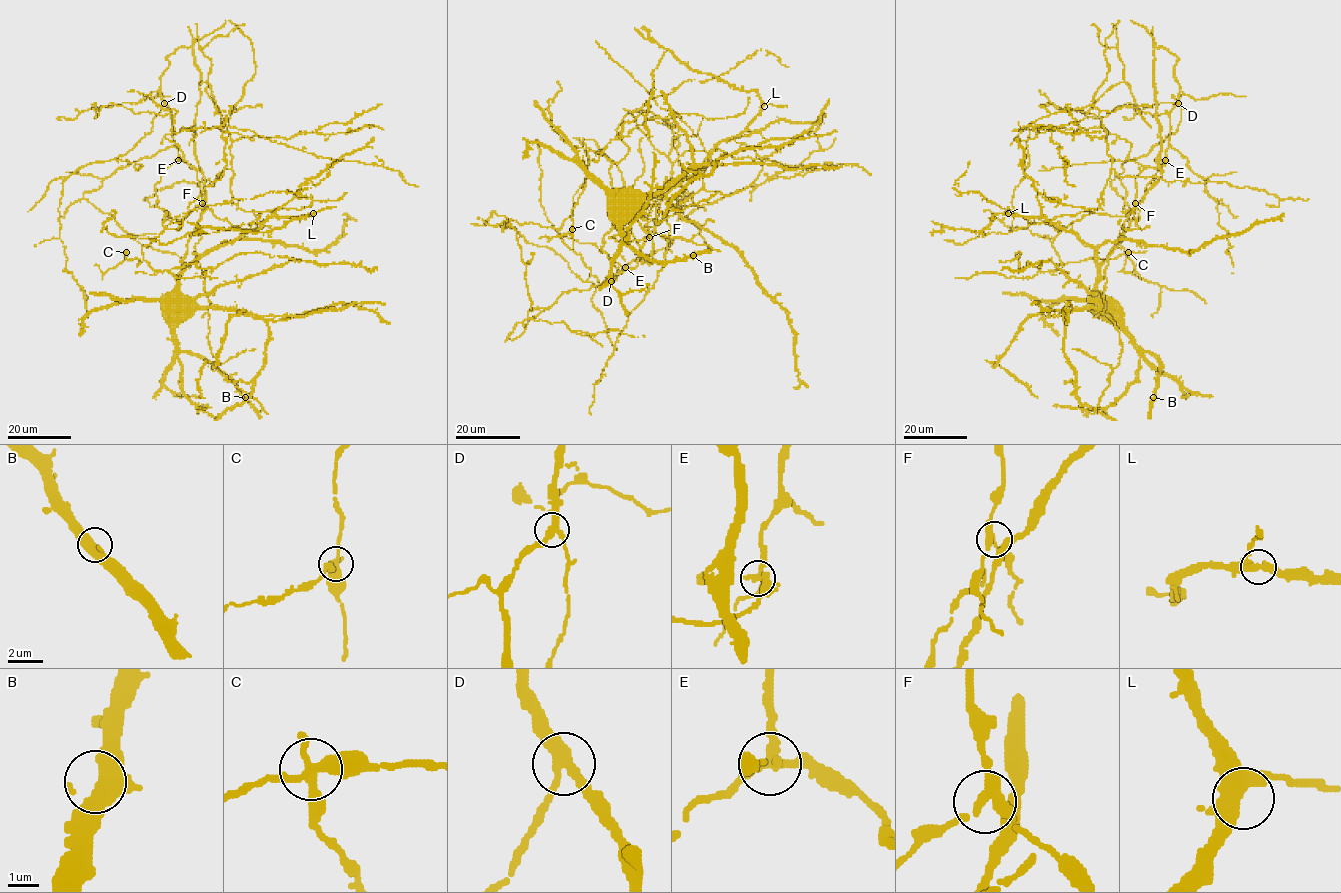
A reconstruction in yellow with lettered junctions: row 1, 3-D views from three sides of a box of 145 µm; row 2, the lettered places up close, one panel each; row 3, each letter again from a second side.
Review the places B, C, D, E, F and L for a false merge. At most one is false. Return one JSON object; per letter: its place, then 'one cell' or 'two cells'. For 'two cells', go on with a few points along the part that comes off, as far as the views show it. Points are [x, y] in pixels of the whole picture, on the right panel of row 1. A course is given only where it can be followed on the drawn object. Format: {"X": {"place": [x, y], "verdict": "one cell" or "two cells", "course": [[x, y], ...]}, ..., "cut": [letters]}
{"B": {"place": [1153, 397], "verdict": "one cell"}, "C": {"place": [1128, 252], "verdict": "two cells", "course": [[1128, 252], [1113, 259], [1091, 258], [1057, 266]]}, "D": {"place": [1178, 103], "verdict": "one cell"}, "E": {"place": [1165, 160], "verdict": "one cell"}, "F": {"place": [1135, 203], "verdict": "one cell"}, "L": {"place": [1008, 213], "verdict": "one cell"}, "cut": ["C"]}

